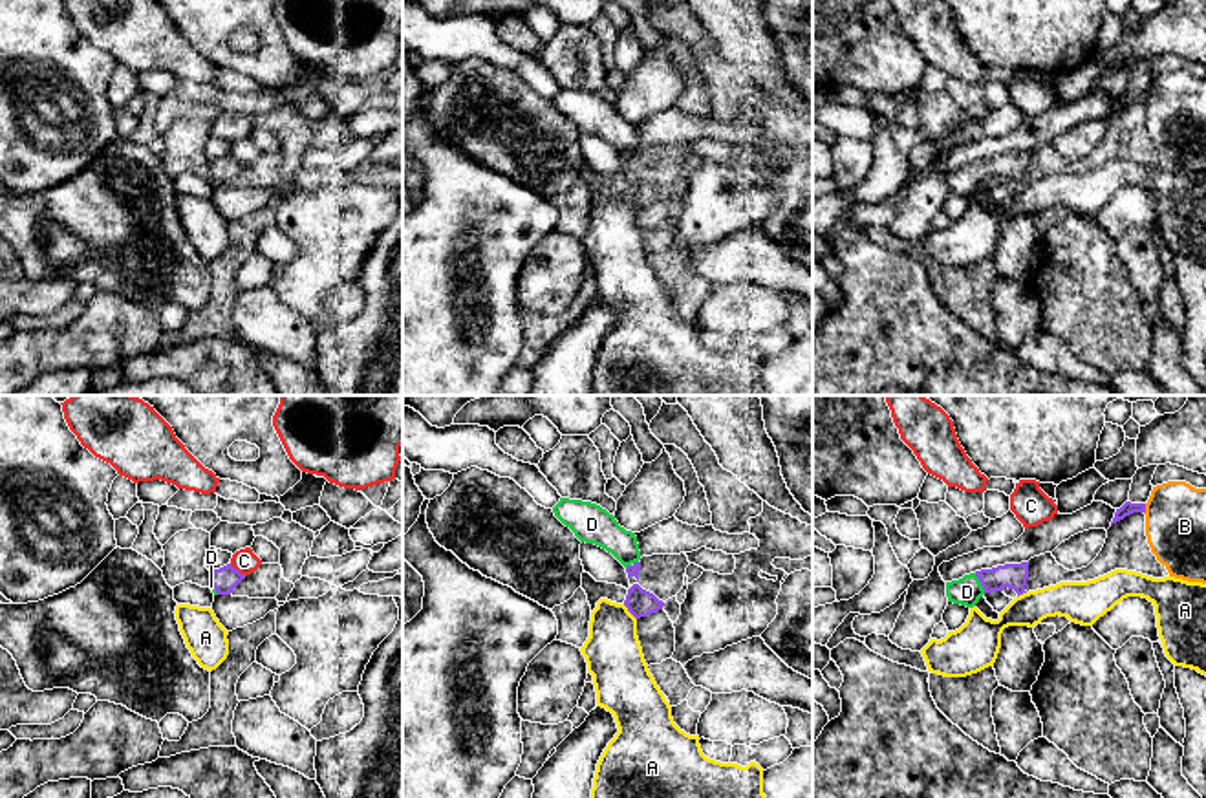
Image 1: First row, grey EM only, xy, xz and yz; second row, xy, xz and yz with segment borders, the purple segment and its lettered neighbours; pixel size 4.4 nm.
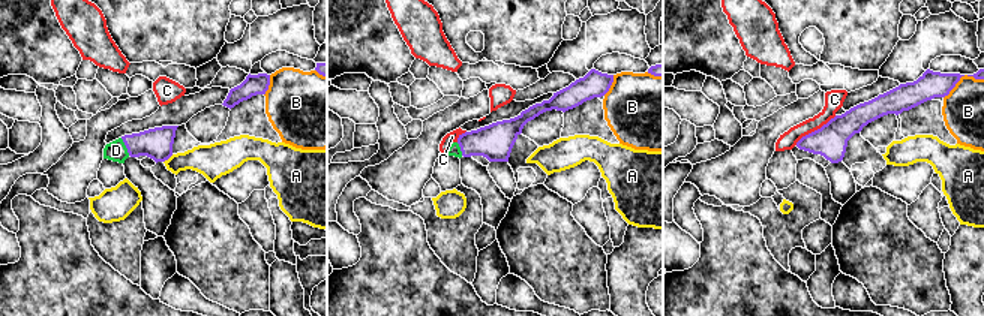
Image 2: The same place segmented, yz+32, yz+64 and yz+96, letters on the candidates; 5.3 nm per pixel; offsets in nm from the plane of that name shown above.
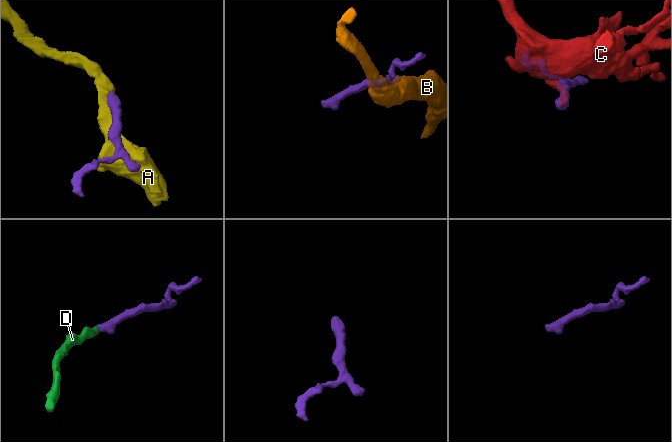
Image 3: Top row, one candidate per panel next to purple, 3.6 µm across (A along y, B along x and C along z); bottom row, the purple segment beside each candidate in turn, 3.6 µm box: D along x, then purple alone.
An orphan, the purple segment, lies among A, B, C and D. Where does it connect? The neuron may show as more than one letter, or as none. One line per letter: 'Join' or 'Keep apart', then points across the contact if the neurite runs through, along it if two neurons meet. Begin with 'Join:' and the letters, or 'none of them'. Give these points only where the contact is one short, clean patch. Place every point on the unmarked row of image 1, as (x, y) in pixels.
Join: D
A: Keep apart. Boundary: xz (623, 194), (635, 209)
B: Keep apart
C: Keep apart. Boundary: xy (229, 154), (246, 165)
D: Join. Path across: yz (1014, 167), (979, 171), (967, 182)

